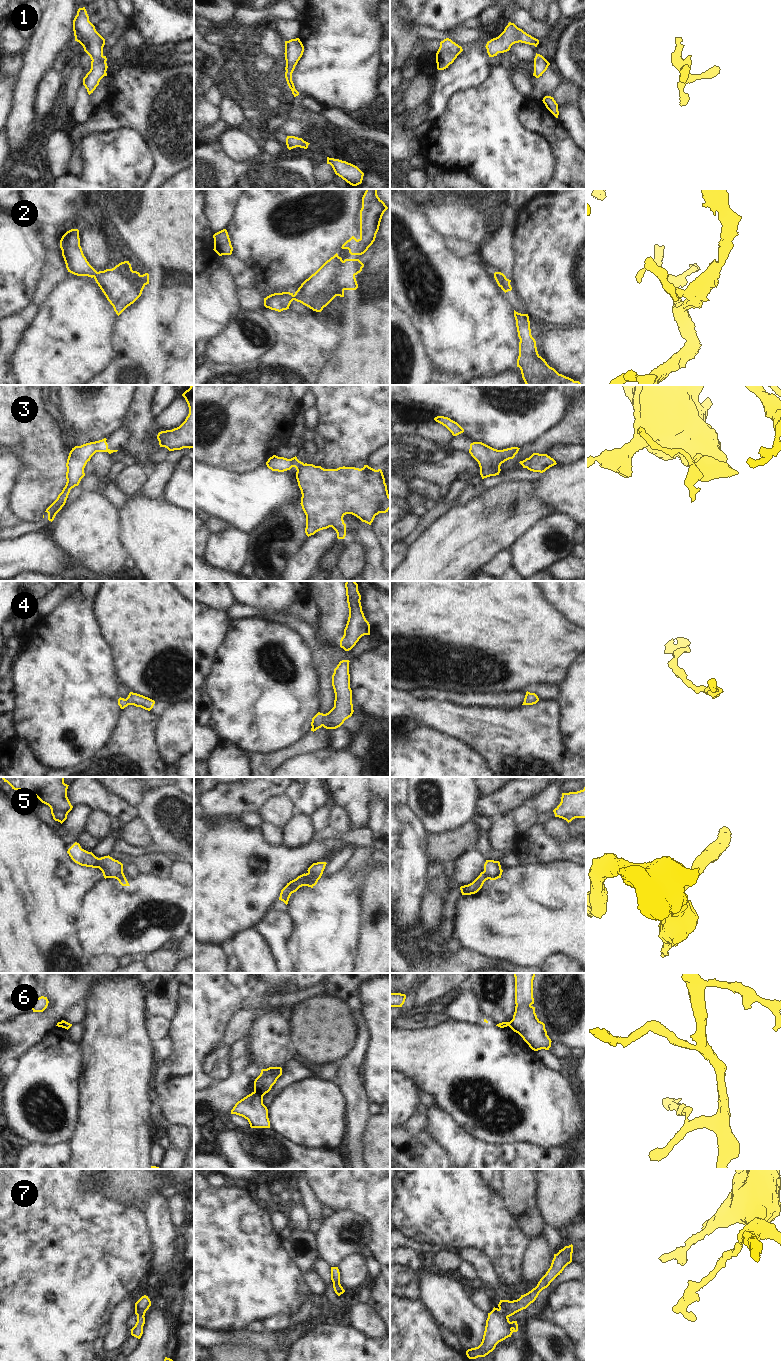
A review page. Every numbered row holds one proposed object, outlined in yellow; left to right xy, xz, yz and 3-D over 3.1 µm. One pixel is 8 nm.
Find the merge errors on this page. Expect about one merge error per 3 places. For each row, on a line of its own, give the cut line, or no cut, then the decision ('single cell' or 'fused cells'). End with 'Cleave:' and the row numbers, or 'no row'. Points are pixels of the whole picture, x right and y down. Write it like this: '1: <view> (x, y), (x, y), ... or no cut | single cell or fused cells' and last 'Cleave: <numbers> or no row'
1: no cut | single cell
2: no cut | single cell
3: no cut | single cell
4: no cut | single cell
5: no cut | single cell
6: xz (254, 1090), (262, 1096) | fused cells
7: no cut | single cell
Cleave: 6

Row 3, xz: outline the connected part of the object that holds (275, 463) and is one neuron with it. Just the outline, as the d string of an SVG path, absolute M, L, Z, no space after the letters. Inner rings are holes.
M273 455L266 465L272 471L284 472L295 467L296 479L301 490L301 506L306 515L305 533L309 537L316 532L332 527L338 539L346 536L346 524L343 517L352 514L369 525L376 515L386 513L390 509L390 496L381 469L375 470L368 465L363 468L339 467L324 469L321 466L299 461L297 457L287 459Z

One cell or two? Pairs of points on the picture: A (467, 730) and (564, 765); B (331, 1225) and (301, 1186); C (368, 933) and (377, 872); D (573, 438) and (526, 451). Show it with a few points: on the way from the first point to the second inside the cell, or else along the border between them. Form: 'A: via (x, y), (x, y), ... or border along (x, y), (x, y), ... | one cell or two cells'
A: via (491, 732), (518, 744), (530, 756), (540, 757) | one cell
B: border along (322, 1218), (320, 1229), (314, 1235) | two cells
C: via (368, 918), (370, 911), (377, 904), (377, 887) | one cell
D: via (561, 438), (551, 438), (538, 447) | one cell

